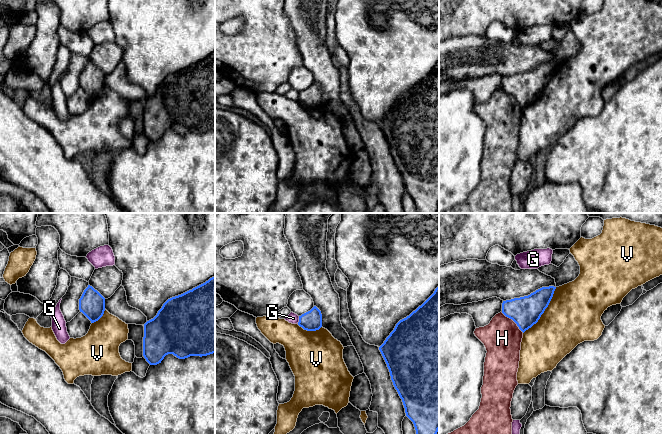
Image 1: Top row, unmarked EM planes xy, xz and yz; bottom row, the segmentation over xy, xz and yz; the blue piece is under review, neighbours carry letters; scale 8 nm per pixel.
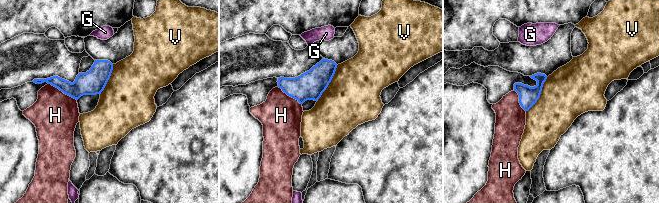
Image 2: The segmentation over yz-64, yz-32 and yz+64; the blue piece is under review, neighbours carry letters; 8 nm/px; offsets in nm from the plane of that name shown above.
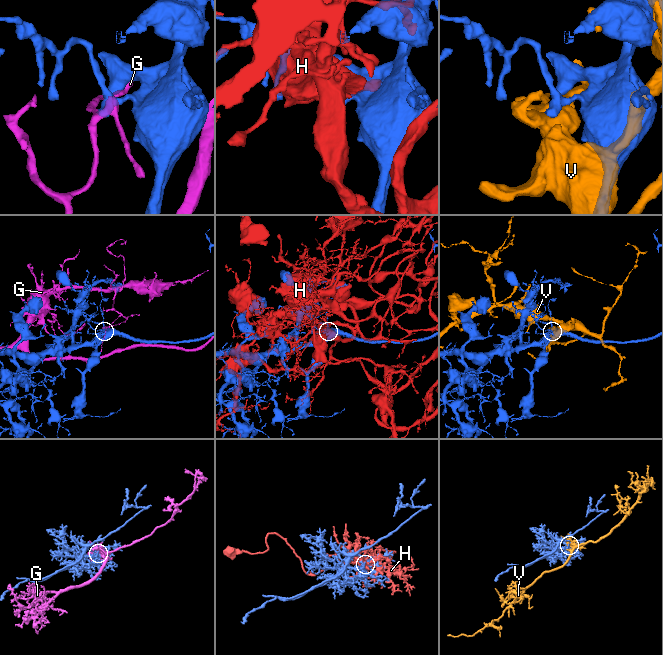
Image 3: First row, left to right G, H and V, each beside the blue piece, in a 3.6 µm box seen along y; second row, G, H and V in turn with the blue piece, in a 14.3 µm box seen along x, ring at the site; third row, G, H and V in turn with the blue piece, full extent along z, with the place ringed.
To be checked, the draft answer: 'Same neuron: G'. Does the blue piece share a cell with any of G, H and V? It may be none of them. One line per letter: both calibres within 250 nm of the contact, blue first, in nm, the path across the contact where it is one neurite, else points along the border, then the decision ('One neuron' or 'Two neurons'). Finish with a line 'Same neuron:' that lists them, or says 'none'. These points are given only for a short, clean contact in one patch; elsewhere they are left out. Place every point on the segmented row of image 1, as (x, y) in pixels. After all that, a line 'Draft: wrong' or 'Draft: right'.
G: Thickness 160 nm (blue) against 90 nm. Two neurons
H: Thickness 240 nm (blue) against 320 nm. Two neurons
V: Thickness 240 nm (blue) against 440 nm. Two neurons
Same neuron: none
Draft: wrong

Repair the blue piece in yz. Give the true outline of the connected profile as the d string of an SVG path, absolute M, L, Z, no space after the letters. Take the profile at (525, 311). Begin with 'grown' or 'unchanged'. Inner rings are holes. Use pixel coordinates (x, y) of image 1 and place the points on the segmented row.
unchanged; M554 286L542 287L528 296L503 301L502 313L506 317L512 319L517 324L519 329L524 333L538 322L545 309L548 307L555 289L556 287Z

